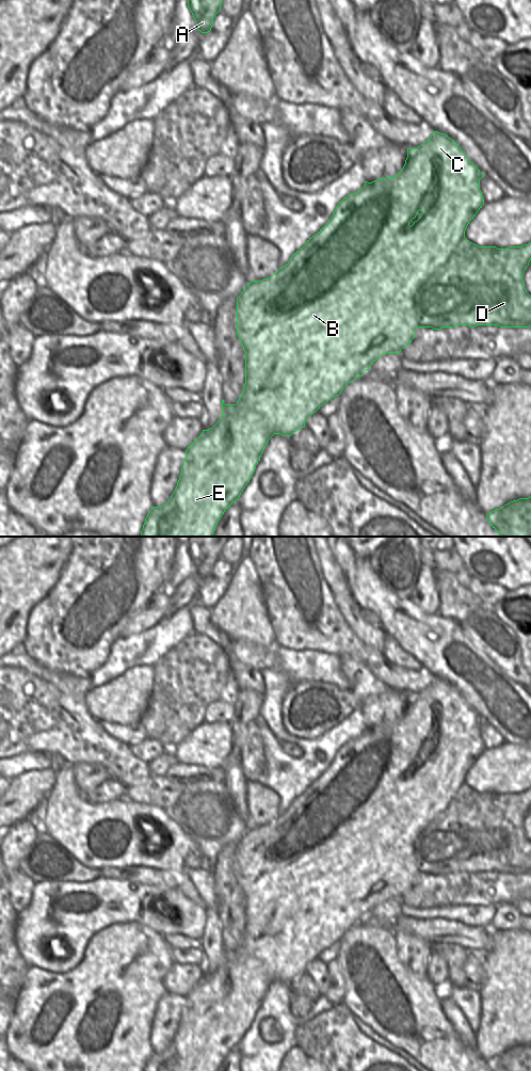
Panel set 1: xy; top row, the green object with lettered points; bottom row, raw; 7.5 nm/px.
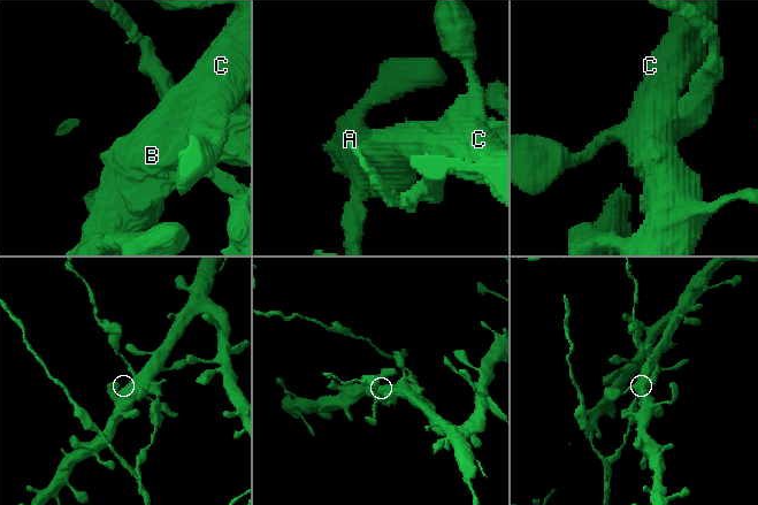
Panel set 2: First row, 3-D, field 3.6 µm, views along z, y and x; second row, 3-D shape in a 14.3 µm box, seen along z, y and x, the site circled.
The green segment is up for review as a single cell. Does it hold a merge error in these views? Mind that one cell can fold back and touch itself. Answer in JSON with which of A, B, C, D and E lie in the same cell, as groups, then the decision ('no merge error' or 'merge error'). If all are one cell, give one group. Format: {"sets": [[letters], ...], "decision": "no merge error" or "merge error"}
{"sets": [["A", "D"], ["B", "C", "E"]], "decision": "merge error"}

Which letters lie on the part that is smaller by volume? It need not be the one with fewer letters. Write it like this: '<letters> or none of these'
A, D

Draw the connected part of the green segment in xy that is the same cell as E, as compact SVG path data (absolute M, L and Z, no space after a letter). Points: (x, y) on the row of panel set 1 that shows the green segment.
M438 131L417 148L407 148L407 158L403 169L396 175L379 178L372 182L365 181L365 186L357 192L351 193L337 205L328 222L305 245L296 251L290 260L279 268L272 276L261 281L252 281L237 298L237 335L245 352L245 384L243 393L236 404L225 404L222 399L222 416L218 422L203 433L186 450L186 459L177 486L168 499L161 507L152 507L145 518L140 537L213 537L215 527L224 512L236 501L250 482L260 457L274 434L291 436L297 430L305 428L307 418L316 413L332 398L339 396L343 388L363 377L366 370L381 356L387 353L400 353L409 345L420 327L416 315L416 295L420 287L442 266L465 238L465 230L469 222L484 205L480 190L480 179L484 175L467 158L458 144Z

